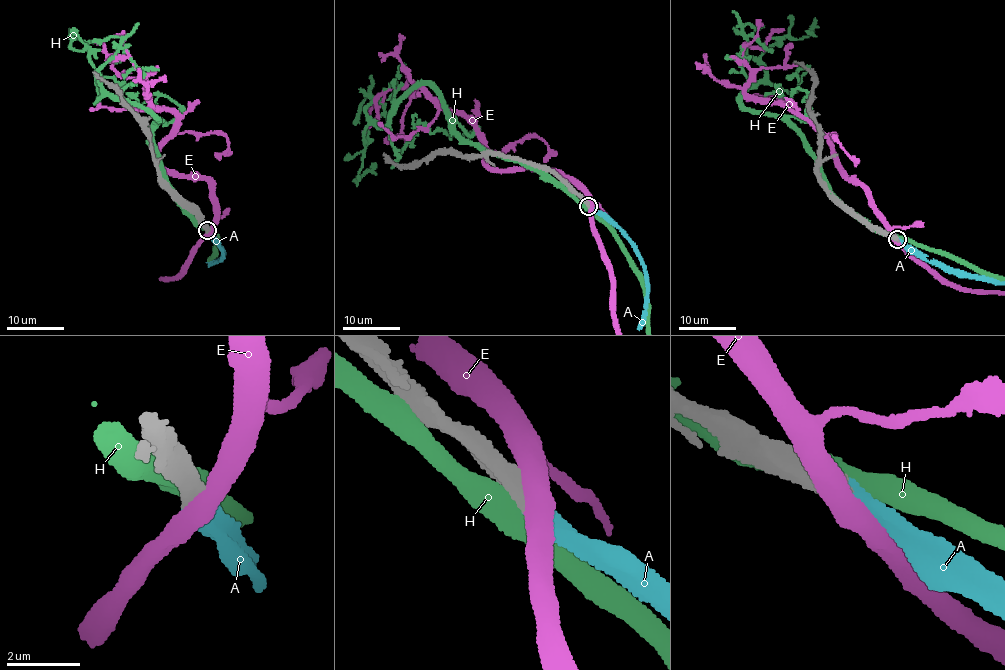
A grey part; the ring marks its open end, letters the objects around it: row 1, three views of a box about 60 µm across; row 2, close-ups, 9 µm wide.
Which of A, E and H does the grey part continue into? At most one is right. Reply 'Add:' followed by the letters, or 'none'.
Add: A

